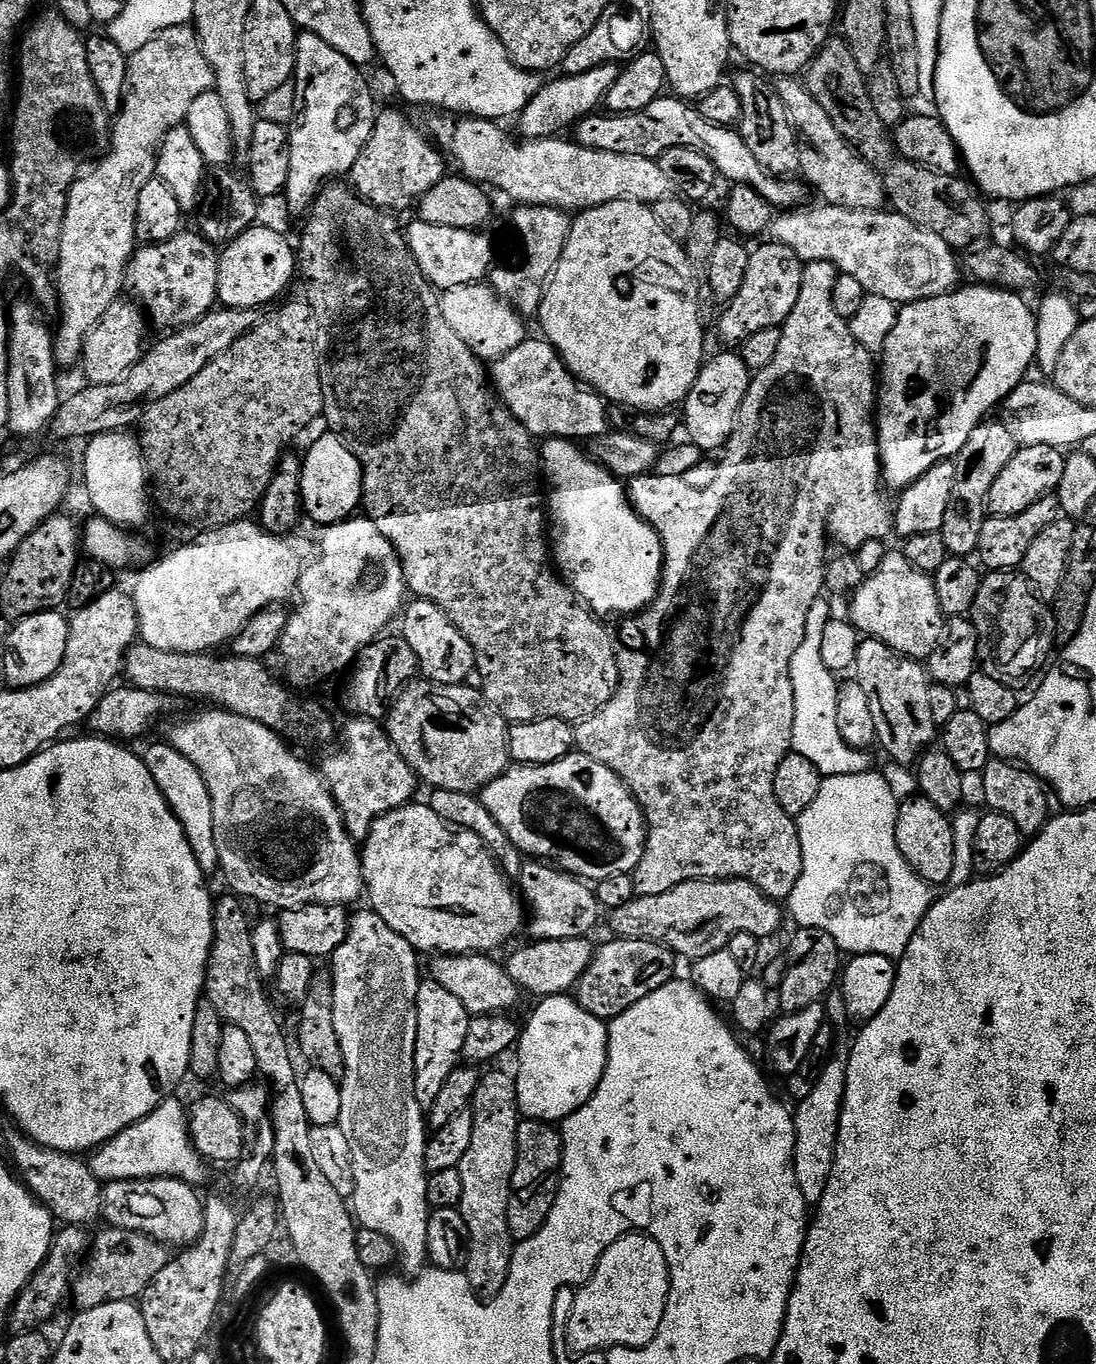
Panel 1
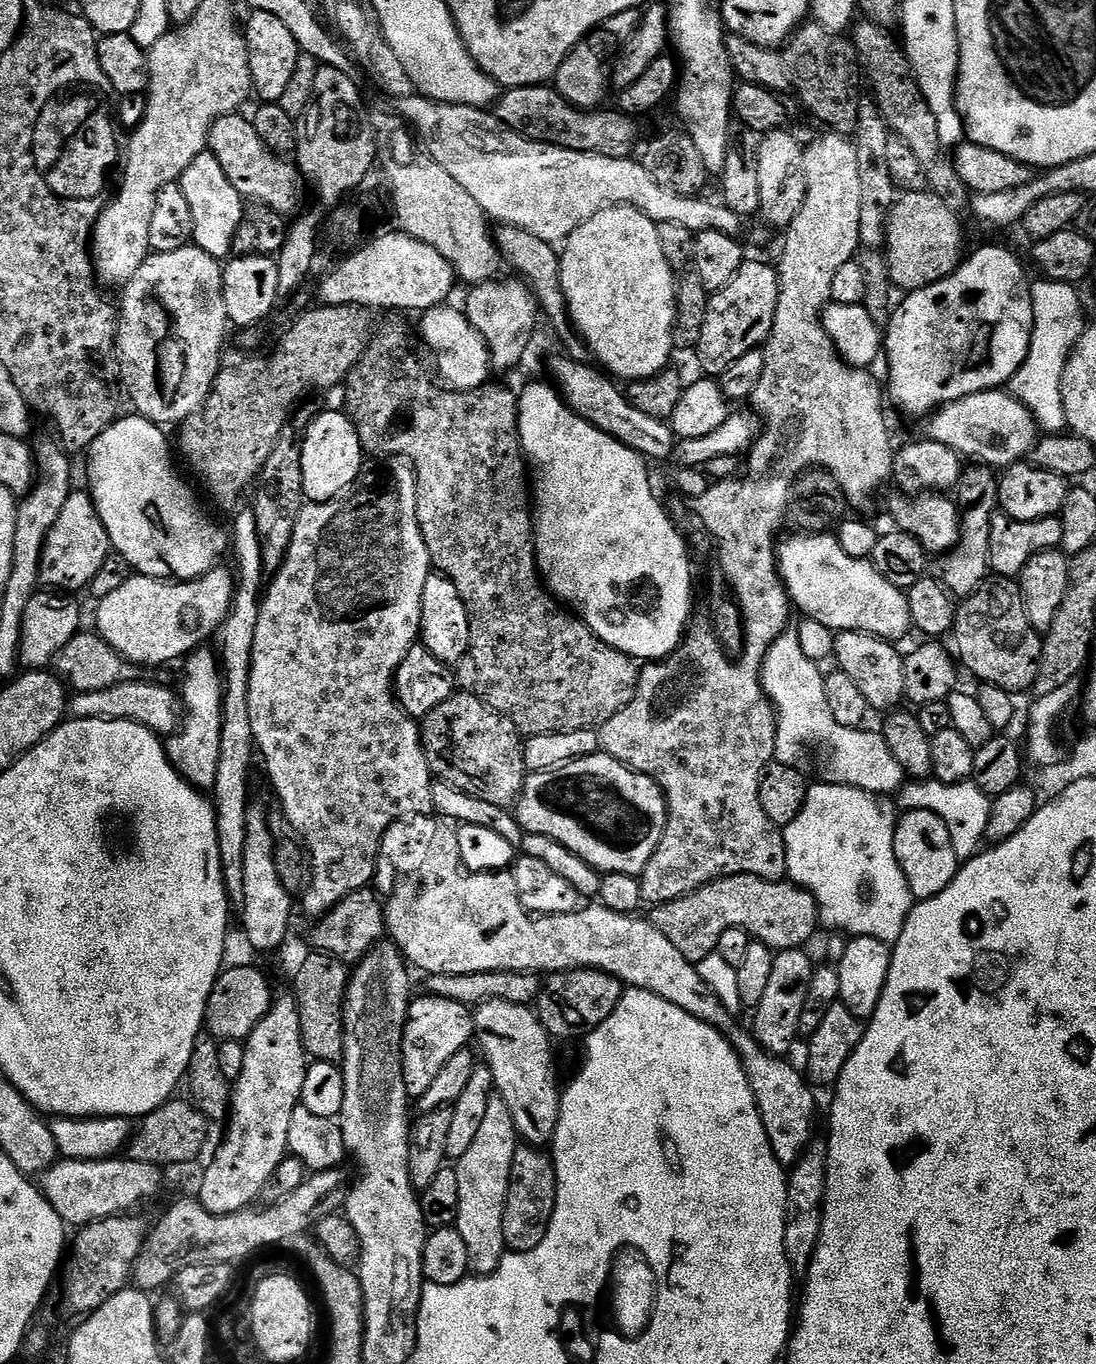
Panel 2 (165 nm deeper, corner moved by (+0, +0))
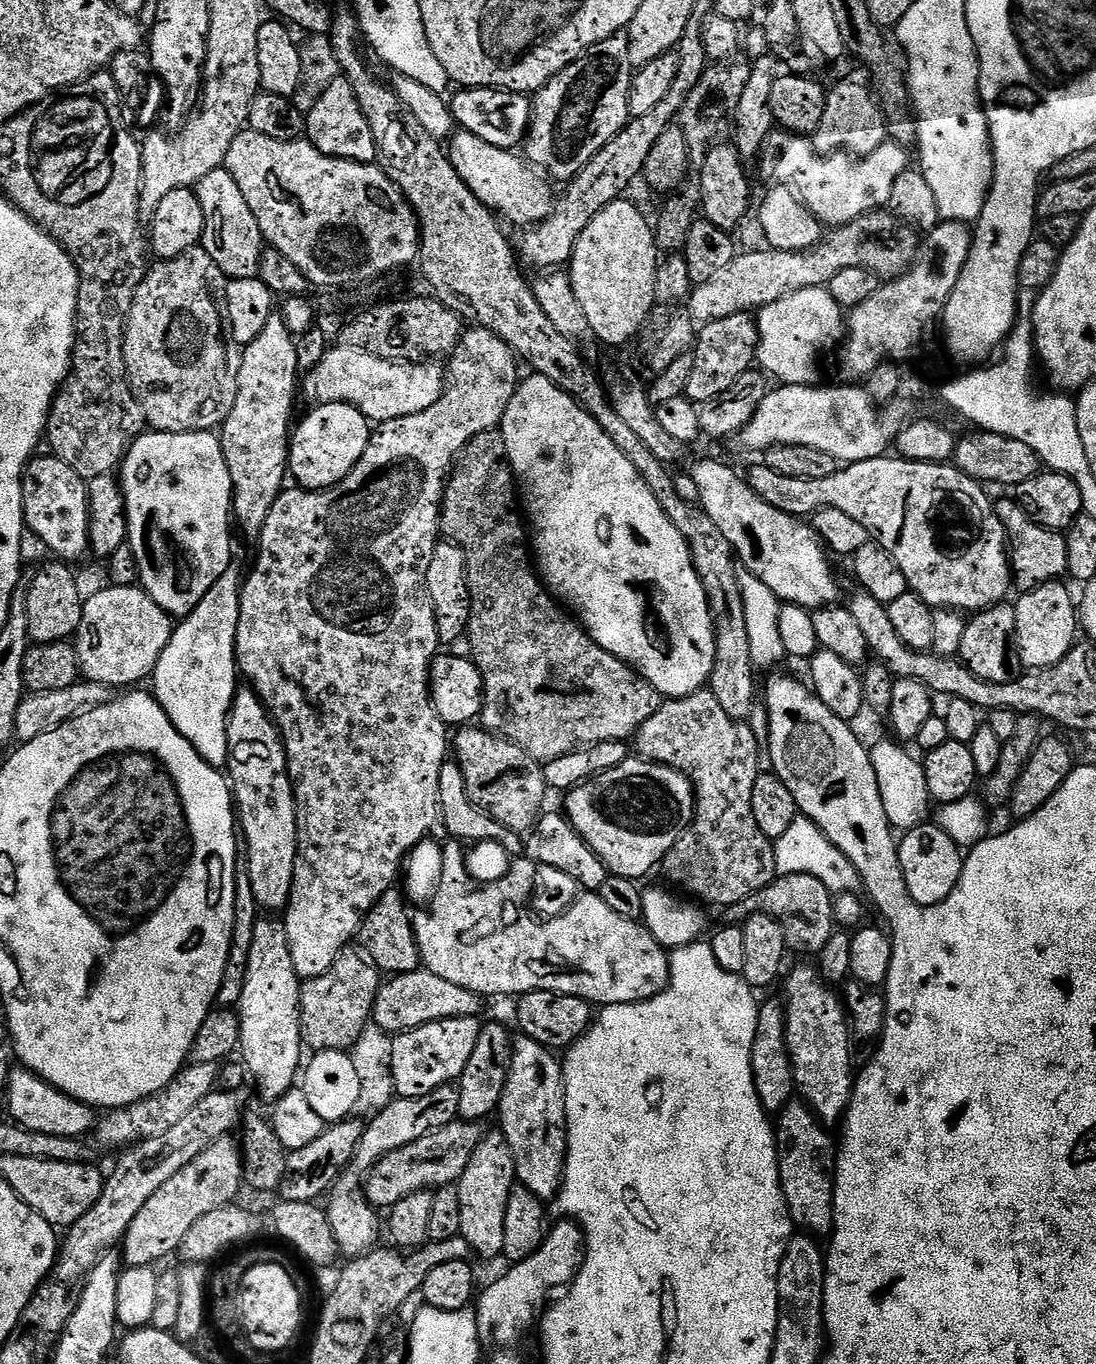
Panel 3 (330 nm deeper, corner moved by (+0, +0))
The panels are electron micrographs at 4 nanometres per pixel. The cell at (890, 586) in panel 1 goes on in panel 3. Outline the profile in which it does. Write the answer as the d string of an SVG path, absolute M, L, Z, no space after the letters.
M700 460L690 474L698 485L700 507L722 530L722 535L736 551L739 563L754 573L784 604L797 604L809 610L835 605L840 596L836 576L828 565L830 559L816 529L803 519L774 510L728 464L720 460Z

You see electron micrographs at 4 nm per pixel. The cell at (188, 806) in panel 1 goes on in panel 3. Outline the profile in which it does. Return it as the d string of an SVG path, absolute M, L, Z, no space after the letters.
M231 566L210 587L209 593L198 602L198 606L173 627L170 642L166 642L166 650L162 650L162 658L158 658L158 666L150 677L151 691L178 734L182 734L182 738L186 738L186 742L198 750L198 754L211 768L221 770L228 767L228 716L232 713L232 699L238 691L236 631L241 587L242 572L236 566Z

